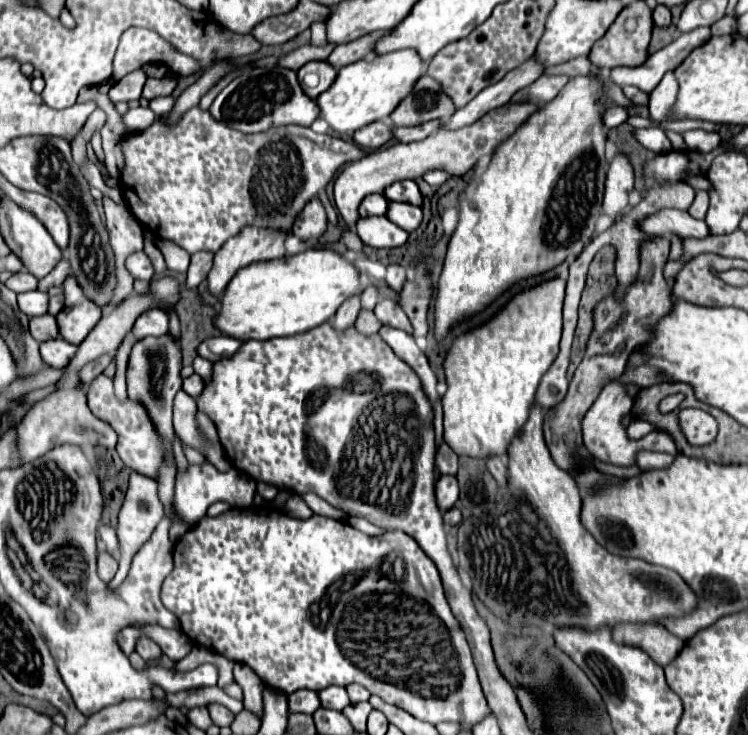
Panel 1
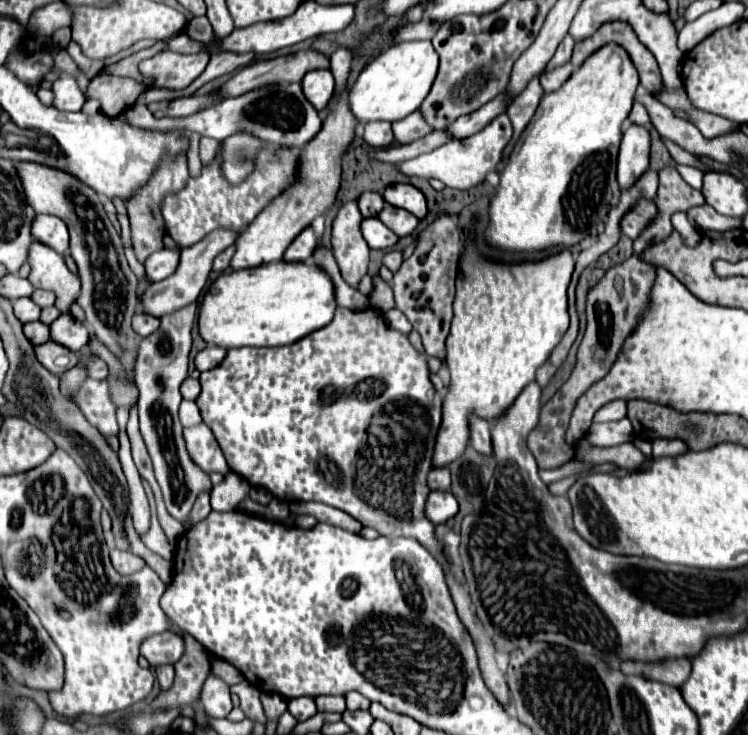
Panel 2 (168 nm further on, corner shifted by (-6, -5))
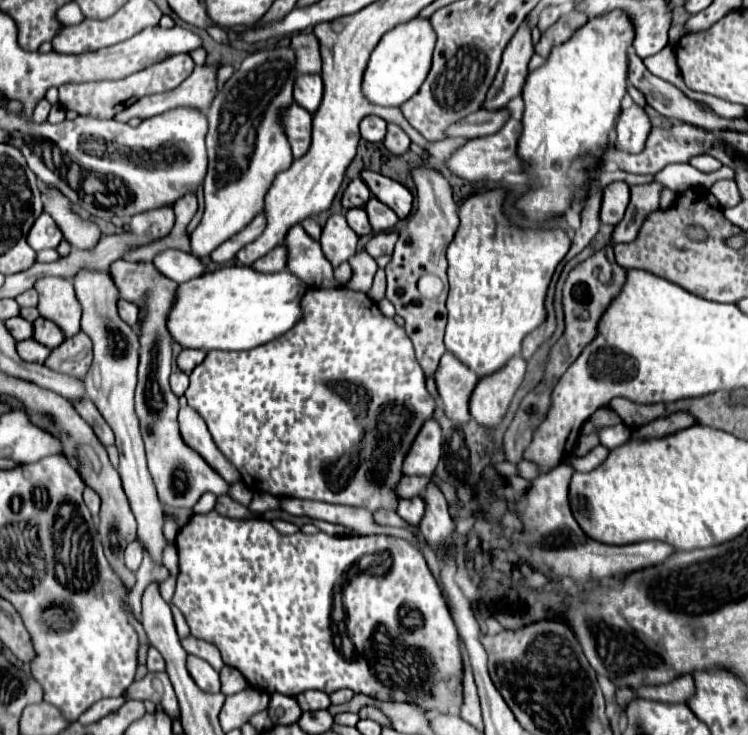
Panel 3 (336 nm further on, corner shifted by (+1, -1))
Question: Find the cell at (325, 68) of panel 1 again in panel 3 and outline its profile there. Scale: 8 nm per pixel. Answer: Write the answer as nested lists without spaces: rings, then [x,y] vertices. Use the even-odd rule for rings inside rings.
[[[298,75],[294,83],[294,101],[306,111],[314,113],[322,101],[322,77],[320,75]]]

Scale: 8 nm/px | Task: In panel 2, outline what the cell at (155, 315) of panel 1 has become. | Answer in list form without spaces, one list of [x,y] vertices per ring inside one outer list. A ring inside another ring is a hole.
[[[137,313],[133,317],[133,329],[141,335],[141,337],[147,337],[151,335],[159,325],[159,319],[153,317],[153,315],[147,315],[147,313]]]

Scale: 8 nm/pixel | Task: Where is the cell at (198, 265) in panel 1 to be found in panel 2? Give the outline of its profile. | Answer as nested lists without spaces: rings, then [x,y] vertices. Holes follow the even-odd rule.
[[[231,245],[229,249],[225,249],[215,261],[213,261],[213,271],[217,271],[217,273],[221,273],[221,271],[225,271],[227,267],[229,267],[229,261],[231,261],[231,257],[233,257],[233,253],[235,253],[235,245]]]

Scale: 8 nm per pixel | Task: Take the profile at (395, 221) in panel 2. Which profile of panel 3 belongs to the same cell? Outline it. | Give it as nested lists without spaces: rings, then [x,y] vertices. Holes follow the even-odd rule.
[[[370,197],[370,201],[366,203],[366,213],[370,219],[370,225],[376,233],[380,231],[388,231],[398,223],[398,215],[384,203],[380,203],[376,197]]]

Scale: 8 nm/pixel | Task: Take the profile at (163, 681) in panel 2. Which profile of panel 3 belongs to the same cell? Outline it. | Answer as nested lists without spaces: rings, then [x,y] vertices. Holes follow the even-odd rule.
[[[164,671],[160,673],[146,673],[144,679],[134,681],[124,695],[126,699],[140,699],[152,701],[154,705],[164,707],[170,717],[178,717],[178,701],[172,689],[172,683]]]

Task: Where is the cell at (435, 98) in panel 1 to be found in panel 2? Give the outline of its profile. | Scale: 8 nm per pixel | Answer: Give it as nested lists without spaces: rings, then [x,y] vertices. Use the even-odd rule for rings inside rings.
[[[415,111],[409,117],[395,121],[393,133],[395,133],[395,141],[405,145],[405,143],[413,143],[415,139],[421,139],[425,133],[429,133],[429,125],[425,125],[425,119],[421,117],[421,113]]]

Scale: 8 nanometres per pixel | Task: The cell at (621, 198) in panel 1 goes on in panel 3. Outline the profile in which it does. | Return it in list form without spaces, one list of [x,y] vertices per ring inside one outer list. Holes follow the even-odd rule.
[[[630,105],[628,109],[622,109],[618,121],[616,121],[616,149],[624,153],[640,153],[644,149],[644,143],[650,135],[650,121],[642,107]]]

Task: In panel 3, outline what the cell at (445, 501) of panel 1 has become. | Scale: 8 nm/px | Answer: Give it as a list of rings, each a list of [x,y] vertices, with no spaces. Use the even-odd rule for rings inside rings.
[[[410,497],[410,499],[402,499],[398,503],[398,515],[408,521],[410,525],[420,525],[422,517],[426,513],[426,505],[422,497]]]

